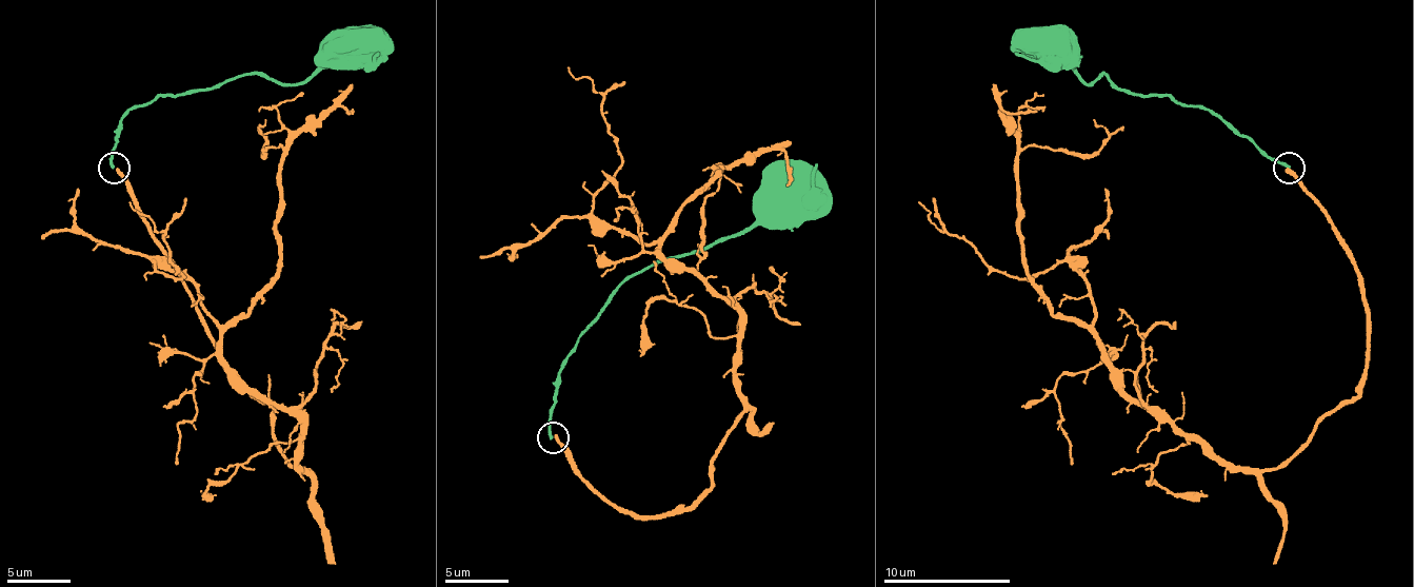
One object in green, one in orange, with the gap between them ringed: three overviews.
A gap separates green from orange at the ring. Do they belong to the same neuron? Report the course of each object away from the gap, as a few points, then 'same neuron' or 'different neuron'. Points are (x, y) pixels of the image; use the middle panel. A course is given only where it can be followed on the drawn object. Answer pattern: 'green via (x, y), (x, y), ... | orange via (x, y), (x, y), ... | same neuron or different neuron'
green via (554, 436), (560, 367), (630, 277), (741, 236), (754, 223), (773, 223), (801, 198) | orange via (554, 436), (636, 516), (710, 485), (744, 408), (738, 313), (661, 242), (719, 167), (703, 242) | different neuron

